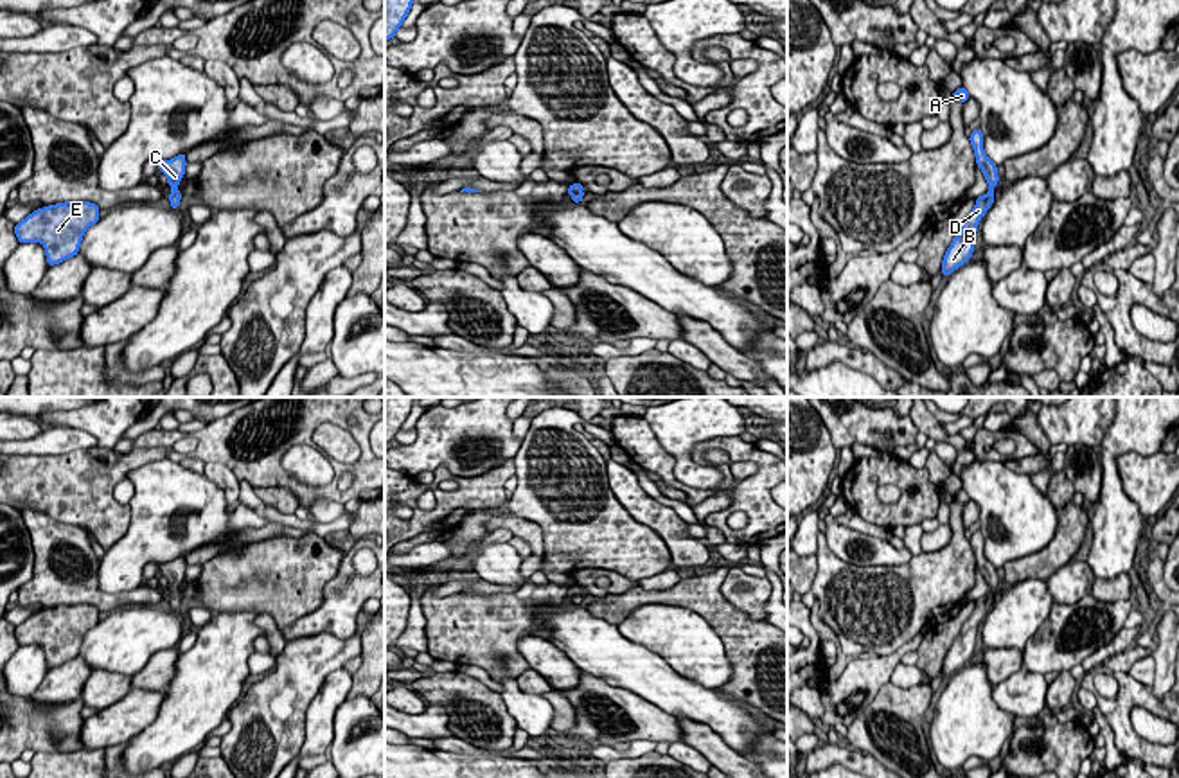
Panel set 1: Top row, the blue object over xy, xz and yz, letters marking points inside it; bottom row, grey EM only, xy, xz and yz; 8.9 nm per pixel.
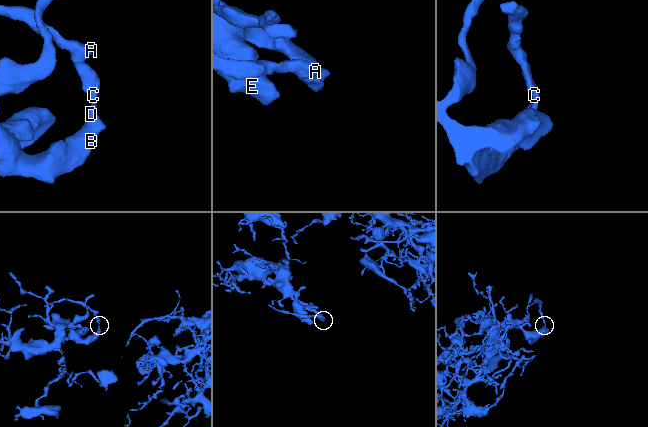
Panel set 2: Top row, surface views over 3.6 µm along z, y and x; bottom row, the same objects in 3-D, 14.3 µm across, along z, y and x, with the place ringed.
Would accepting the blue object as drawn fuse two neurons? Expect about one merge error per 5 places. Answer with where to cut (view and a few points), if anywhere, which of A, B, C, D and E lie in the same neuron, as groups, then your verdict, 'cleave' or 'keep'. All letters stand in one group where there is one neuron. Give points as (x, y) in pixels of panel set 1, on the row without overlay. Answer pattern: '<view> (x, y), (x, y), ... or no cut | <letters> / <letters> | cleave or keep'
no cut | A B C D E | keep

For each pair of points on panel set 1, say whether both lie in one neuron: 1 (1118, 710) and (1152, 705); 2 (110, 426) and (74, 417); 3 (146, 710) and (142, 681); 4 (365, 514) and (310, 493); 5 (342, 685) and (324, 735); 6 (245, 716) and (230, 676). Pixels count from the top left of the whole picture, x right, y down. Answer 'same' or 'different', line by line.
1: same
2: same
3: different
4: different
5: same
6: different

